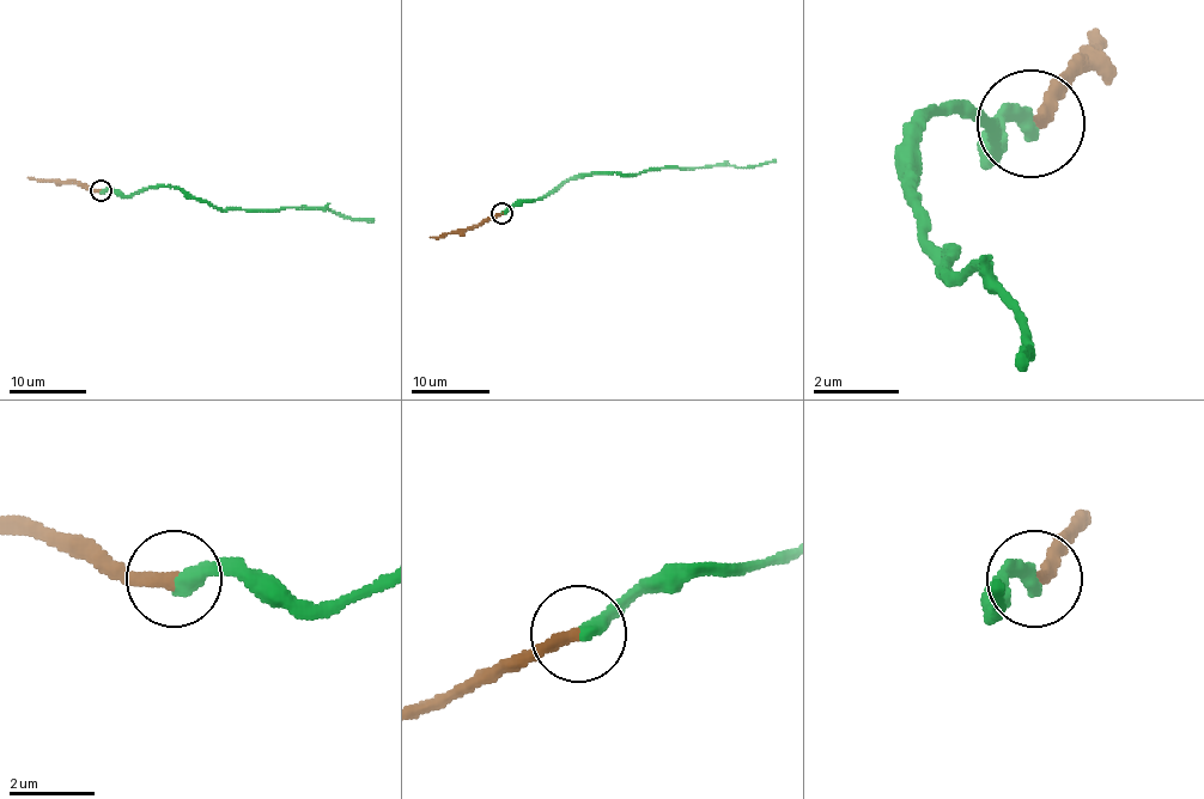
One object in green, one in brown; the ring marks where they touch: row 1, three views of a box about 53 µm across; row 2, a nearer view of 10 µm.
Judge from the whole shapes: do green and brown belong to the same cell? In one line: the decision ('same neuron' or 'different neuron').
same neuron

